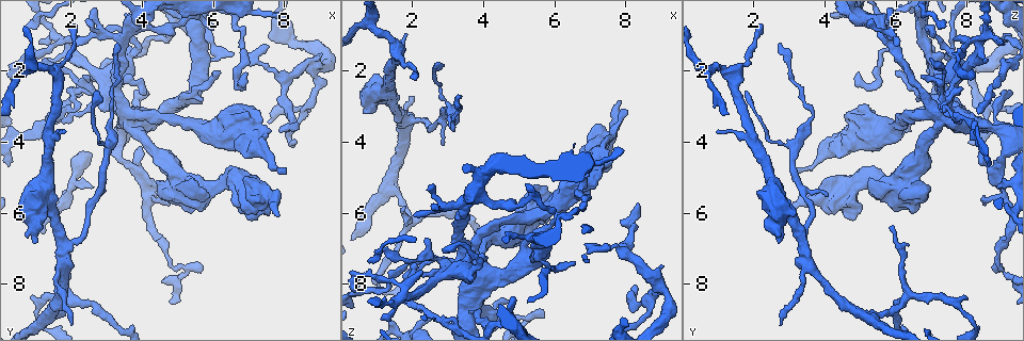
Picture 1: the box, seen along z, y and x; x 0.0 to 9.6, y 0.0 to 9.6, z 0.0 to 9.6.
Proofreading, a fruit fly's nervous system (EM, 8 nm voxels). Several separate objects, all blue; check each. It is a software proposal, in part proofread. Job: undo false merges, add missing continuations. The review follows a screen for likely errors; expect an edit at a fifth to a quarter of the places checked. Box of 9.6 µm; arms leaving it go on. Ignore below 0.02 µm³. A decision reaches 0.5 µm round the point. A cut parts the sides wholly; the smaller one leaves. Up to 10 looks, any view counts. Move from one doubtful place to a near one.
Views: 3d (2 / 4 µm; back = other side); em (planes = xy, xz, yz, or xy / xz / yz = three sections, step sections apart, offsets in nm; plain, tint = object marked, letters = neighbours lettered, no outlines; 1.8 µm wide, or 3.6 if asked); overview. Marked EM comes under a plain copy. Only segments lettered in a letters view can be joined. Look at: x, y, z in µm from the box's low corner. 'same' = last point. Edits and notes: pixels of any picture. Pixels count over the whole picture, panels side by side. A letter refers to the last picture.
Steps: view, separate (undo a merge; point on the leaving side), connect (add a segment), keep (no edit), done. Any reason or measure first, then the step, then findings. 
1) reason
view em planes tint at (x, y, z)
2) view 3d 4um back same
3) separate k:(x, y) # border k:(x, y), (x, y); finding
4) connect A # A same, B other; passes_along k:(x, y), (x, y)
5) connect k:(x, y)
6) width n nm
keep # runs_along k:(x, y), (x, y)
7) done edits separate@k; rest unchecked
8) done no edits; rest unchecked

abrupt turn
view 3d 4um at (2.10, 2.50, 7.75)

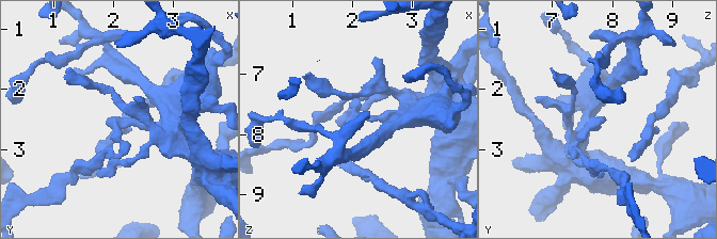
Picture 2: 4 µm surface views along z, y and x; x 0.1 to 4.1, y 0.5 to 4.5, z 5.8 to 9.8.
shape alone is not enough
view em yz step 8 tint at (2.15, 2.50, 7.75)

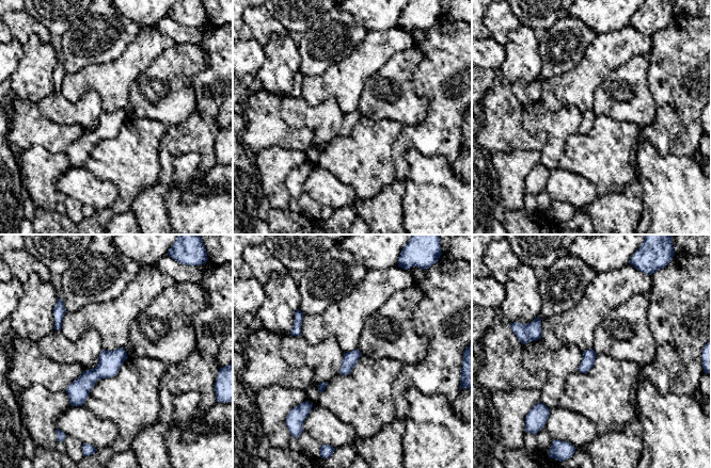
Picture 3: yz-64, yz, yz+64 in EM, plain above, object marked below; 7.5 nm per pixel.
another direction
view em planes letters same

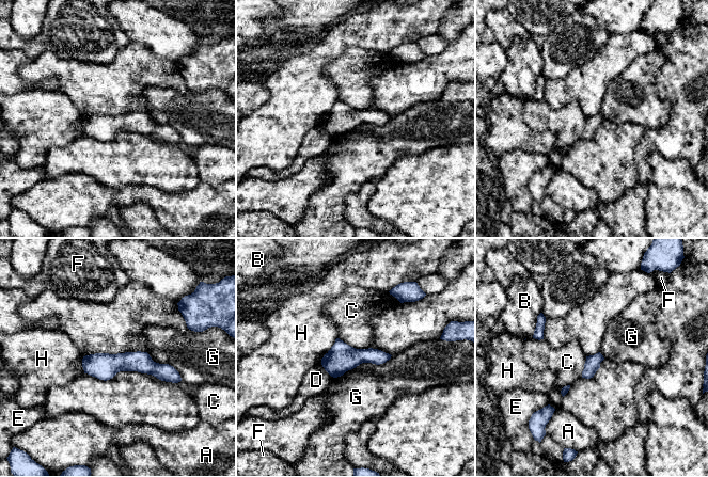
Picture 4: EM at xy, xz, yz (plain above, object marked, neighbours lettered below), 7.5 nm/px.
keep # A other, B other, C other, D other, E other, F other, G other, H other; runs_along 4:(84, 361), (143, 363), (177, 377); continuous, no second neuron

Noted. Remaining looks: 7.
long arm stops here
view 3d 4um at (4.80, 0.80, 8.45)

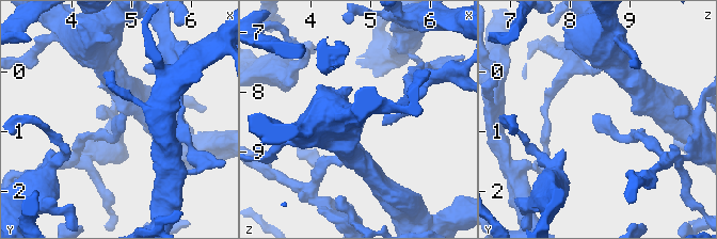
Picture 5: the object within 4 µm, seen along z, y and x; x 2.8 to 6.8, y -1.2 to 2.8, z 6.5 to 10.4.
shape alone is not enough
view em yz step 4 tint at (4.80, 0.70, 8.45)

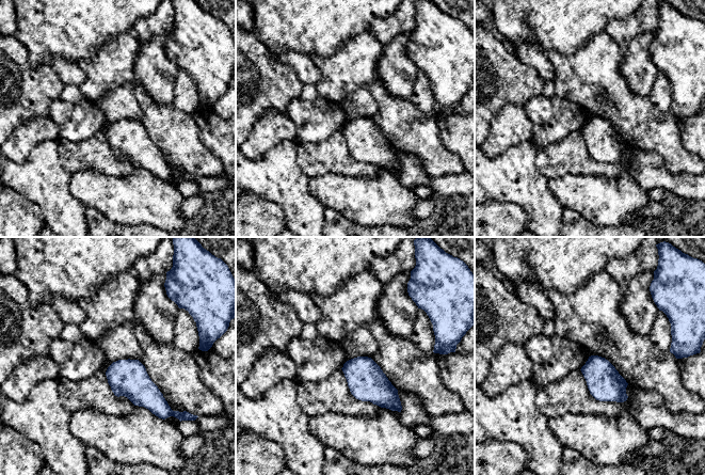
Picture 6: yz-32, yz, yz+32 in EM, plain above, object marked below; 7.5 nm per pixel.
another direction
view em xz step 8 letters same

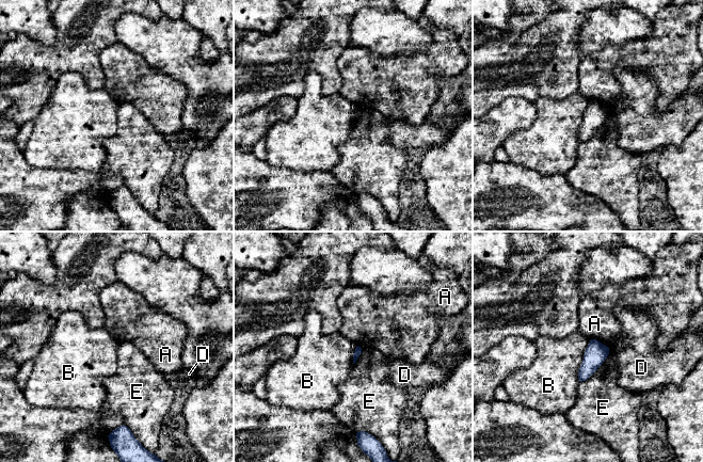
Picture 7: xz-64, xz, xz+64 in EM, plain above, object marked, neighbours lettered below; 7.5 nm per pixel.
keep # A other, B other, D other, E other; none of them fits

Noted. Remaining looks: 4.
arms part here
view 3d 4um at (8.65, 2.90, 8.35)

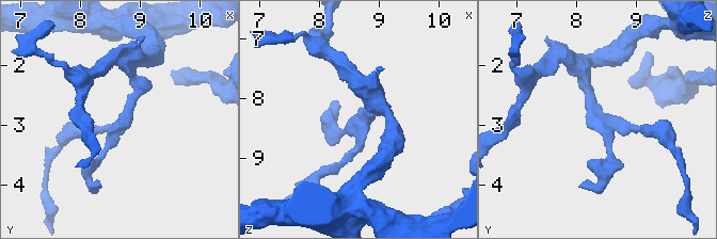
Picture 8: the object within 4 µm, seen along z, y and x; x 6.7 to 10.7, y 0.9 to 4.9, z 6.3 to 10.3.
arms 3; now the EM
view em planes tint at (8.65, 2.95, 8.35)

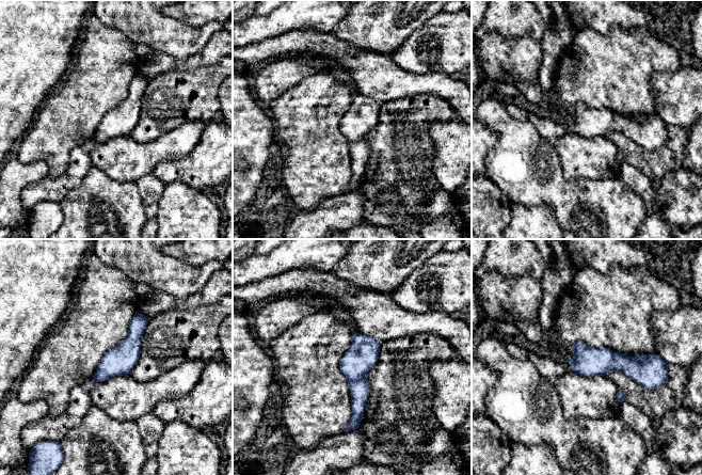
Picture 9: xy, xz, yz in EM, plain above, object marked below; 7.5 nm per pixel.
what lies round it
view em planes letters same

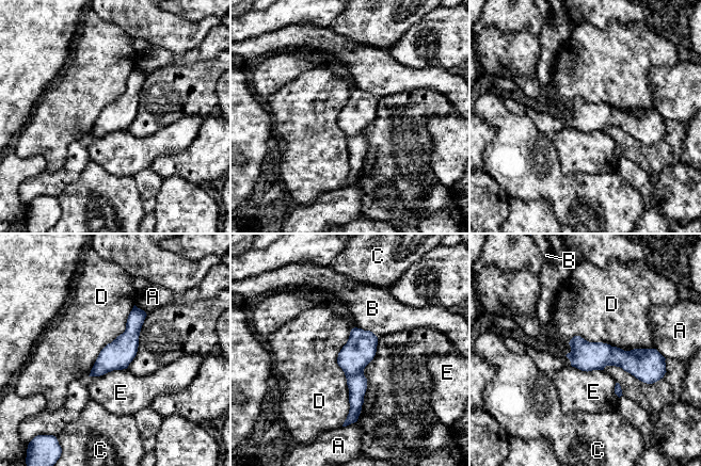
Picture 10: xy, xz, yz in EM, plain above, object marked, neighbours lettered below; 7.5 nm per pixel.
keep # A other, B other, C other, D other, E other; all the same neuron

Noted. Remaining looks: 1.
tapers out
view em planes letters at (5.70, 7.40, 8.80)

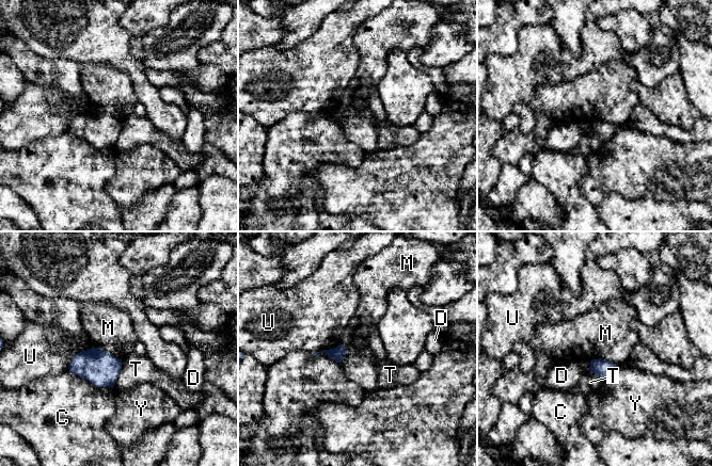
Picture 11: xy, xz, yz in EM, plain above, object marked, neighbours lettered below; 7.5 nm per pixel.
keep # C other, D other, M other, T other, U other, Y other; border 11:(590, 359), (604, 358), (618, 366); no lettered segment goes on from it

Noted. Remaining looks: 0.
done no edits; rest unchecked

